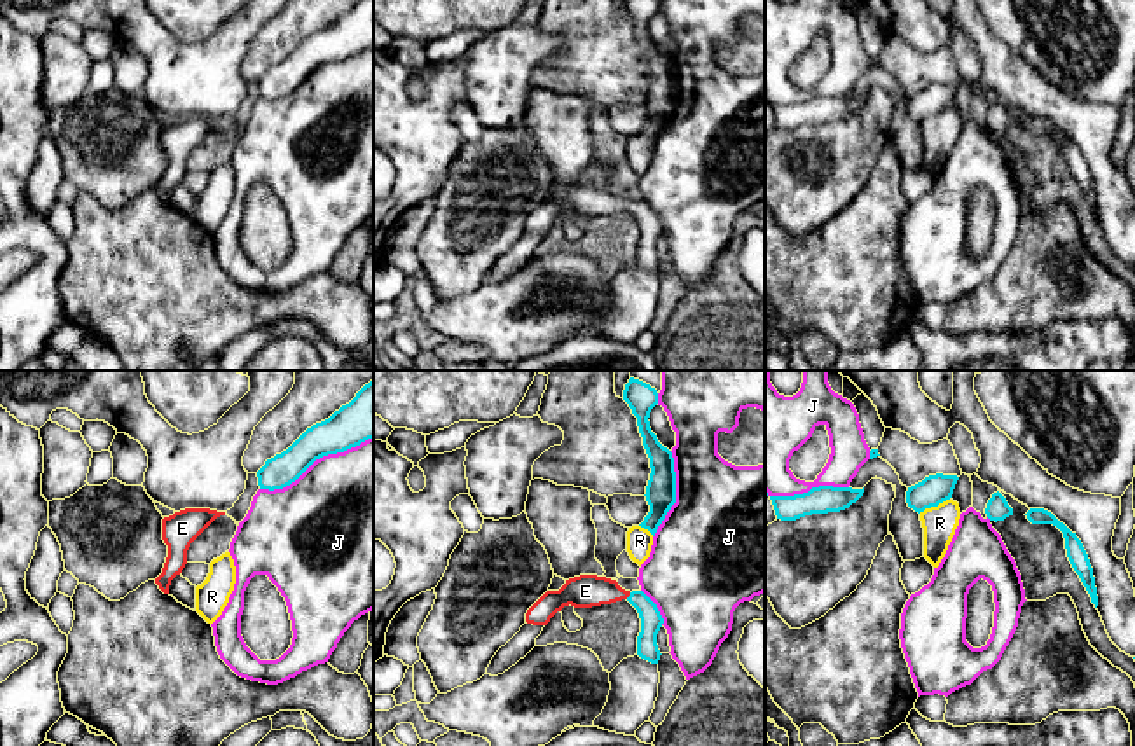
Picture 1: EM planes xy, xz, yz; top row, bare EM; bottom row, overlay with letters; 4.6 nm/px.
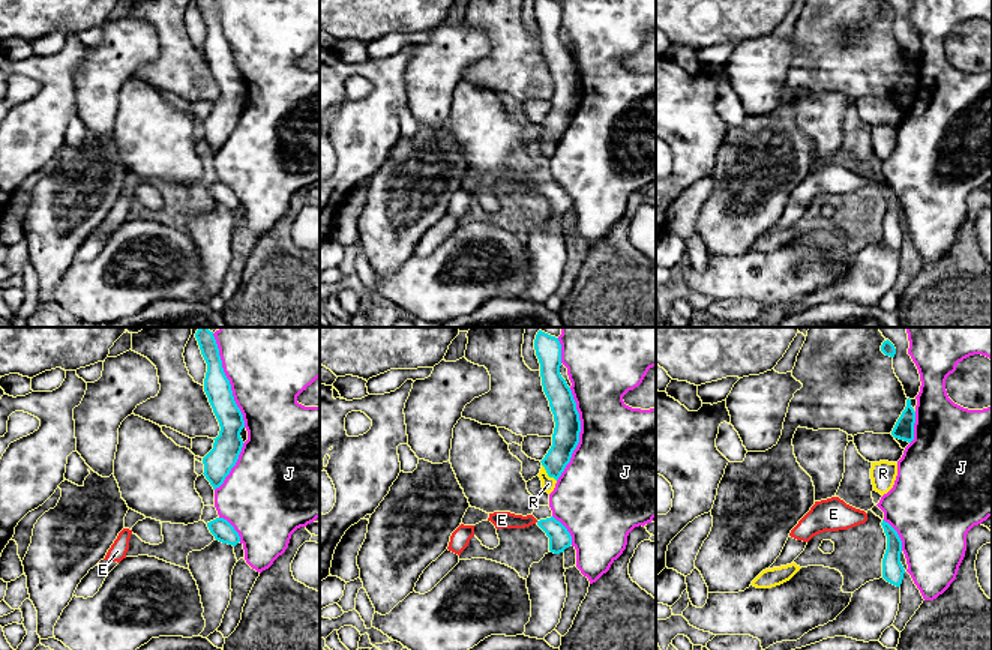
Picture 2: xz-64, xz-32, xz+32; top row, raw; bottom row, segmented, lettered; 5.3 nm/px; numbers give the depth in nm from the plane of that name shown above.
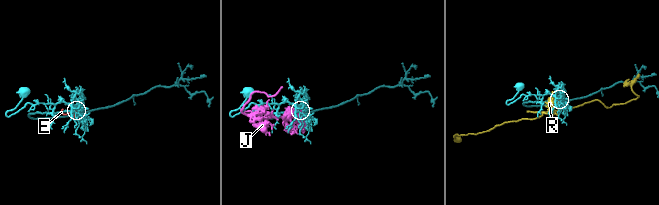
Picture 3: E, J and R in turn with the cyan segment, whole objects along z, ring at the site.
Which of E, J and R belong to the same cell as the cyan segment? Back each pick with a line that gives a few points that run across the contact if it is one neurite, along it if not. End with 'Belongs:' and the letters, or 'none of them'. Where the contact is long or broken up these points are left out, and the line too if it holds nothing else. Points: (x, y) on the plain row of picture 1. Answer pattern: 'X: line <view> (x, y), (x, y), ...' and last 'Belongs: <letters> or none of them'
E: line xz (652, 229), (629, 205), (610, 200), (585, 200)
Belongs: E

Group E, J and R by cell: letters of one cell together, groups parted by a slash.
E / J / R

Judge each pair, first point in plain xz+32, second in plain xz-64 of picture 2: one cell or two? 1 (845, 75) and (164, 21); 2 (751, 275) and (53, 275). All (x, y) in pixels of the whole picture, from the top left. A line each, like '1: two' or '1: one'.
1: one
2: two

